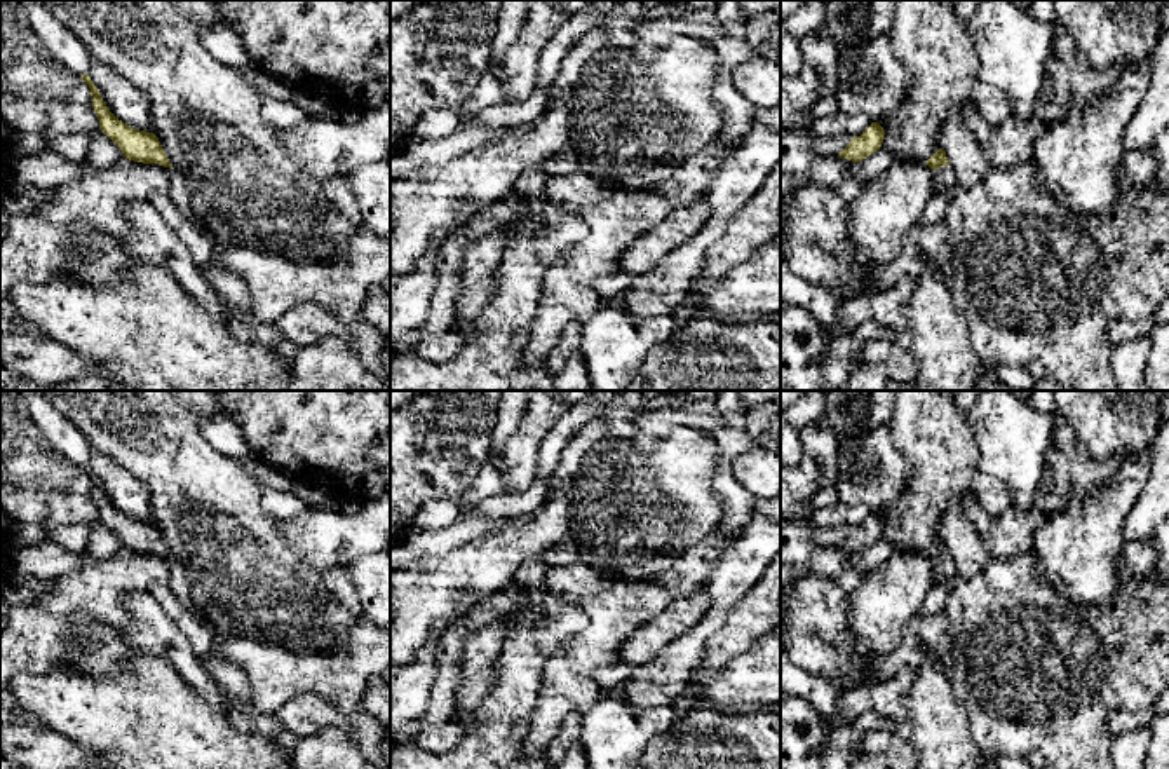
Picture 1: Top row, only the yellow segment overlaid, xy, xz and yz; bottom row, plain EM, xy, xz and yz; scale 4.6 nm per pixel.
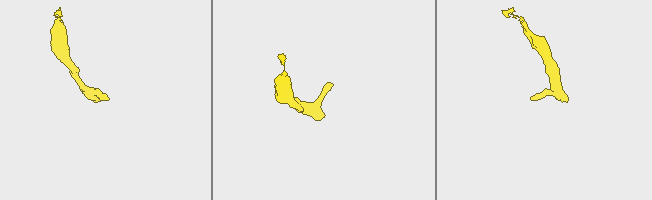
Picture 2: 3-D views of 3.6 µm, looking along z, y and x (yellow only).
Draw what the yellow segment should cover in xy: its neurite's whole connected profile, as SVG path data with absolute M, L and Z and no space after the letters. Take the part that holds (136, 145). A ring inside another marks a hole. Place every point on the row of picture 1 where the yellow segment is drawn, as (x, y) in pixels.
M89 75L80 77L91 89L92 108L99 120L99 129L122 150L124 157L143 164L171 167L171 162L153 133L134 129L118 120L103 101Z

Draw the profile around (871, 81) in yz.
M887 35L838 51L836 68L840 112L864 113L871 122L882 122L904 99L908 73L894 58Z

